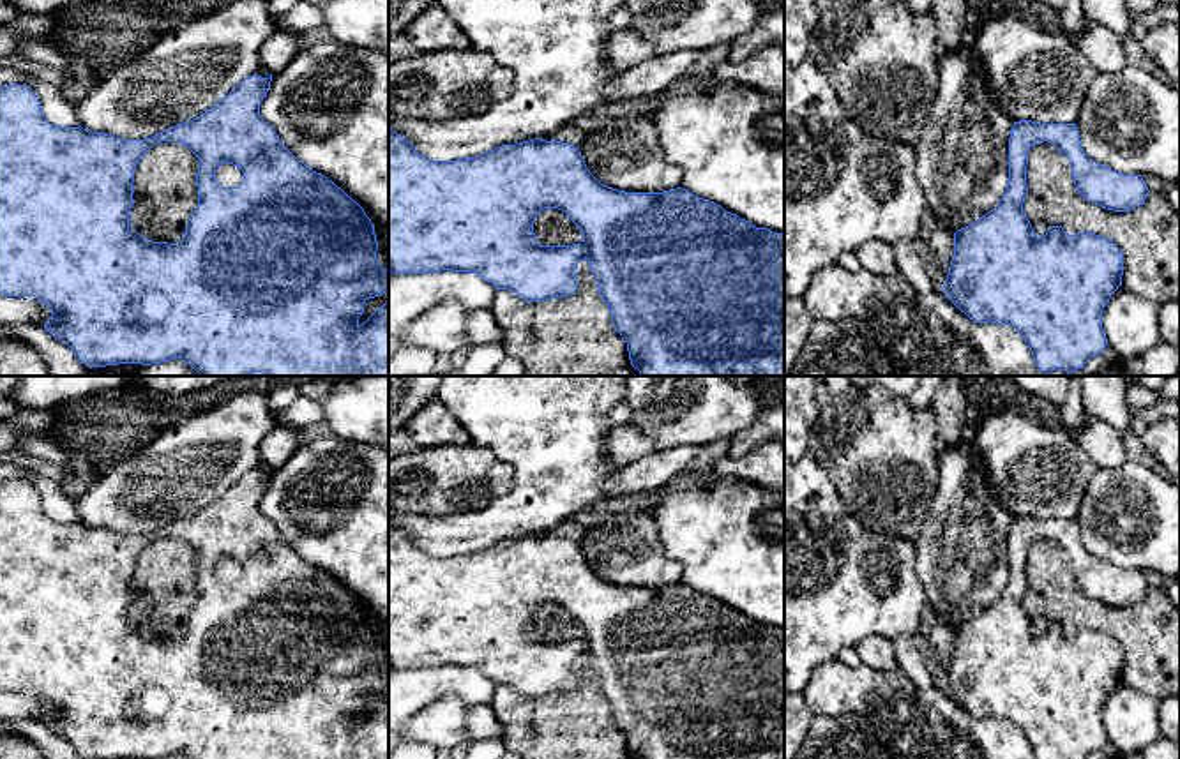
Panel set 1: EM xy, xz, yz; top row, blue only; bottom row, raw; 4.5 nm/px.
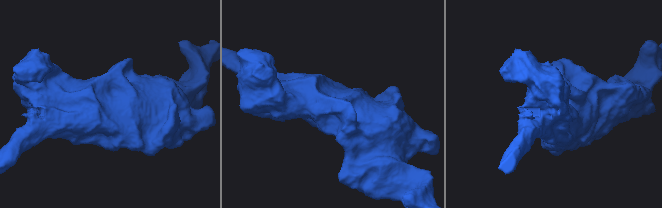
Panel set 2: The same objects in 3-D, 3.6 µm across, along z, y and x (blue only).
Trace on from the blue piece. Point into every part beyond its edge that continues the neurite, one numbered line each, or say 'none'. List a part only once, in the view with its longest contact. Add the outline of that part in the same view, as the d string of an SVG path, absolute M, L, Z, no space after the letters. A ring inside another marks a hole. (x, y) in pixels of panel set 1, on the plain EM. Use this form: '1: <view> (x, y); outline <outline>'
none

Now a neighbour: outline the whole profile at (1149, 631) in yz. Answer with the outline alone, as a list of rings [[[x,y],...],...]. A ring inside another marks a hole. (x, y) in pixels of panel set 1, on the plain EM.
[[[1048,537],[1028,545],[1026,581],[1028,591],[1023,598],[1023,609],[1035,632],[1044,632],[1049,621],[1062,621],[1069,630],[1102,630],[1123,648],[1122,681],[1125,685],[1152,697],[1180,699],[1180,609],[1164,588],[1148,588],[1145,598],[1129,607],[1106,605],[1078,588],[1069,554]]]

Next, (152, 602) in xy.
[[[161,537],[134,565],[131,621],[152,637],[177,639],[198,602],[200,554],[182,538]]]

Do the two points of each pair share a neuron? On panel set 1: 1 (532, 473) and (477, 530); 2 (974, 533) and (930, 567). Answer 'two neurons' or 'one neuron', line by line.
1: one neuron
2: one neuron

